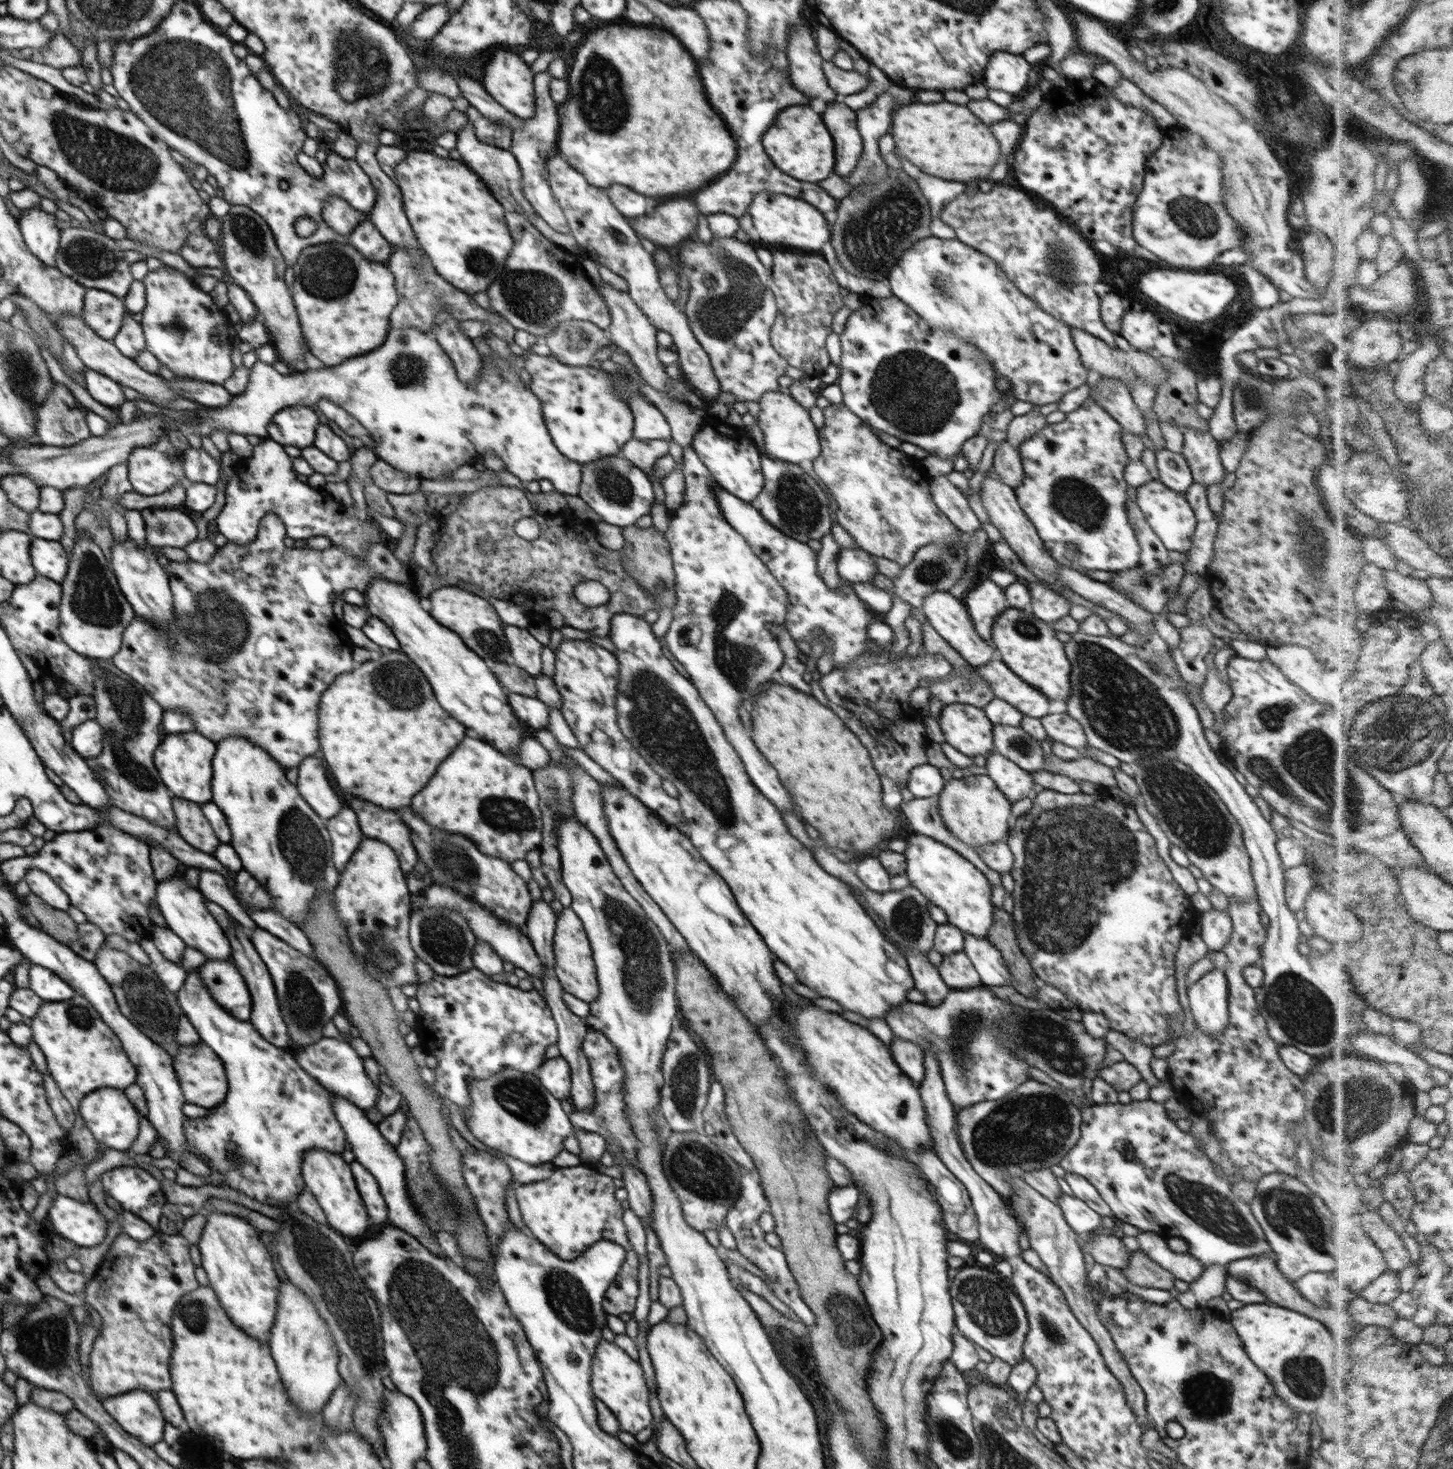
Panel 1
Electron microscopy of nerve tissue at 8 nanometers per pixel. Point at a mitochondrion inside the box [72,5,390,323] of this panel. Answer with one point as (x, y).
(188, 87)

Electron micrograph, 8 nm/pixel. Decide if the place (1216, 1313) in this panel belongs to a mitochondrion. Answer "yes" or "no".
no

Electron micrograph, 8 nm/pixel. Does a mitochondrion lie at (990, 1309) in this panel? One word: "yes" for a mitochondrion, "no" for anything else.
yes

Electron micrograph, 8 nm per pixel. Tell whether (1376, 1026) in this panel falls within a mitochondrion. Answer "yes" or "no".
no

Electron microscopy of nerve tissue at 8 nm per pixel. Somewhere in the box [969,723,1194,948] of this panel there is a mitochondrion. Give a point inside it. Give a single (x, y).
(1021, 746)

